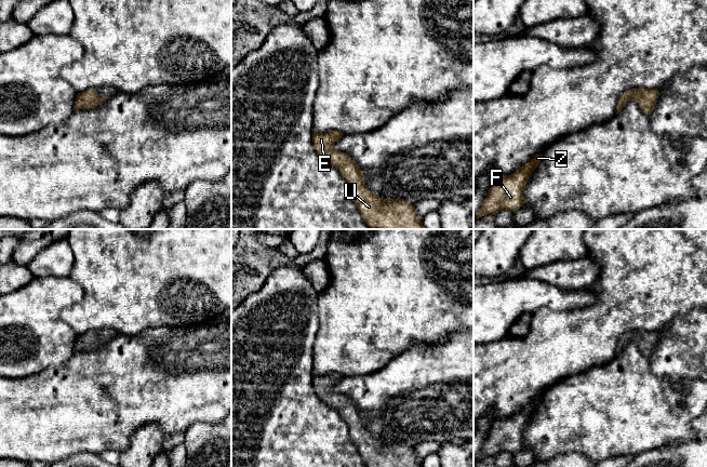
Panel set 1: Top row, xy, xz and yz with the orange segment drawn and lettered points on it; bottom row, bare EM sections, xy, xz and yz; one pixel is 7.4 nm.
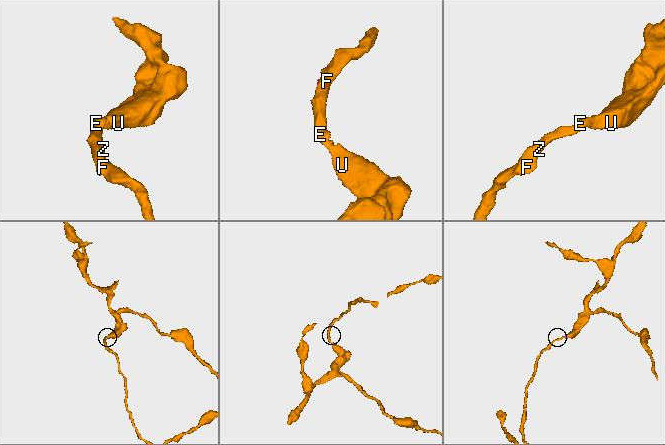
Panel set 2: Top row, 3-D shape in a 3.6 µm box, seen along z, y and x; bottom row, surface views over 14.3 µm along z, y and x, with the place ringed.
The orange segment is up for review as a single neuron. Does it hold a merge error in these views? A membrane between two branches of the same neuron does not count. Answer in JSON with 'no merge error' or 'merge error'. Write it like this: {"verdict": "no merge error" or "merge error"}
{"verdict": "no merge error"}

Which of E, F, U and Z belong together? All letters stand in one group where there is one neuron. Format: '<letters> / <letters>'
E F U Z

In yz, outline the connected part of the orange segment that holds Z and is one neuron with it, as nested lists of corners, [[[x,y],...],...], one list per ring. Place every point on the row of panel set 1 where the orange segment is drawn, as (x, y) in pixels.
[[[543,155],[535,156],[510,175],[494,178],[476,218],[486,214],[495,215],[502,210],[513,212],[524,204],[523,189],[542,157]]]

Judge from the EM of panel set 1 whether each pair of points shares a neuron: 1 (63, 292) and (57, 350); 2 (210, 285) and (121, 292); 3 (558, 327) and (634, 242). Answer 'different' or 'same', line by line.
1: same
2: same
3: same

